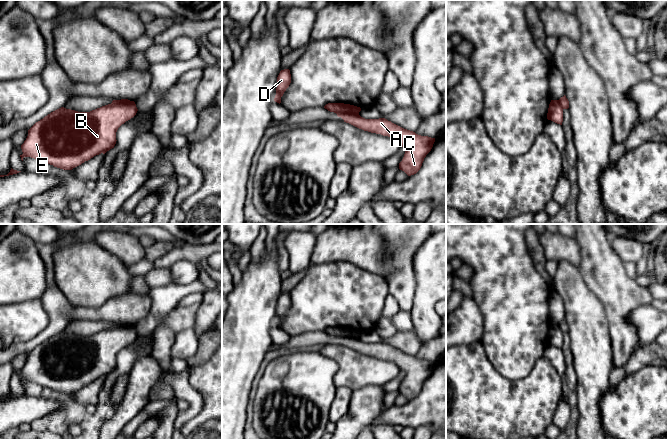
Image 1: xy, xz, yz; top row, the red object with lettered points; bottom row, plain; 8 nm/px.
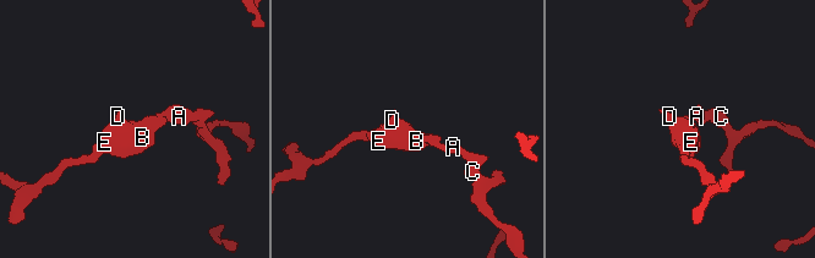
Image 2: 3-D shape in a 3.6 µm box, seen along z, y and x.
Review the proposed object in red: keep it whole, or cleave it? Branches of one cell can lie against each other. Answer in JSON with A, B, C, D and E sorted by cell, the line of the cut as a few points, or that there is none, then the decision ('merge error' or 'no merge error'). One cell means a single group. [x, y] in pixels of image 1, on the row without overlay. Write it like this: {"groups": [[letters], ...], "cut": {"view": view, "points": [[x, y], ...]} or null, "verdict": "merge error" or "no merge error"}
{"groups": [["A", "C"], ["B", "D", "E"]], "cut": {"view": "xz", "points": [[358, 337], [345, 337], [341, 341]]}, "verdict": "merge error"}

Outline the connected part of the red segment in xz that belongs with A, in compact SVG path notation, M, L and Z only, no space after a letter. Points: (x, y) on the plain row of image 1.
M346 337L341 341L344 346L359 353L383 360L393 361L405 373L399 393L408 400L416 398L426 379L431 375L435 362L421 360L413 355L404 353L385 342L365 343L359 338Z

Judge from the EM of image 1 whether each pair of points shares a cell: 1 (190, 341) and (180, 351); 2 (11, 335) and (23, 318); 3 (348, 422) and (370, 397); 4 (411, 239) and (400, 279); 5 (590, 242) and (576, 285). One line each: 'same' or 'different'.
1: same
2: same
3: same
4: same
5: different

